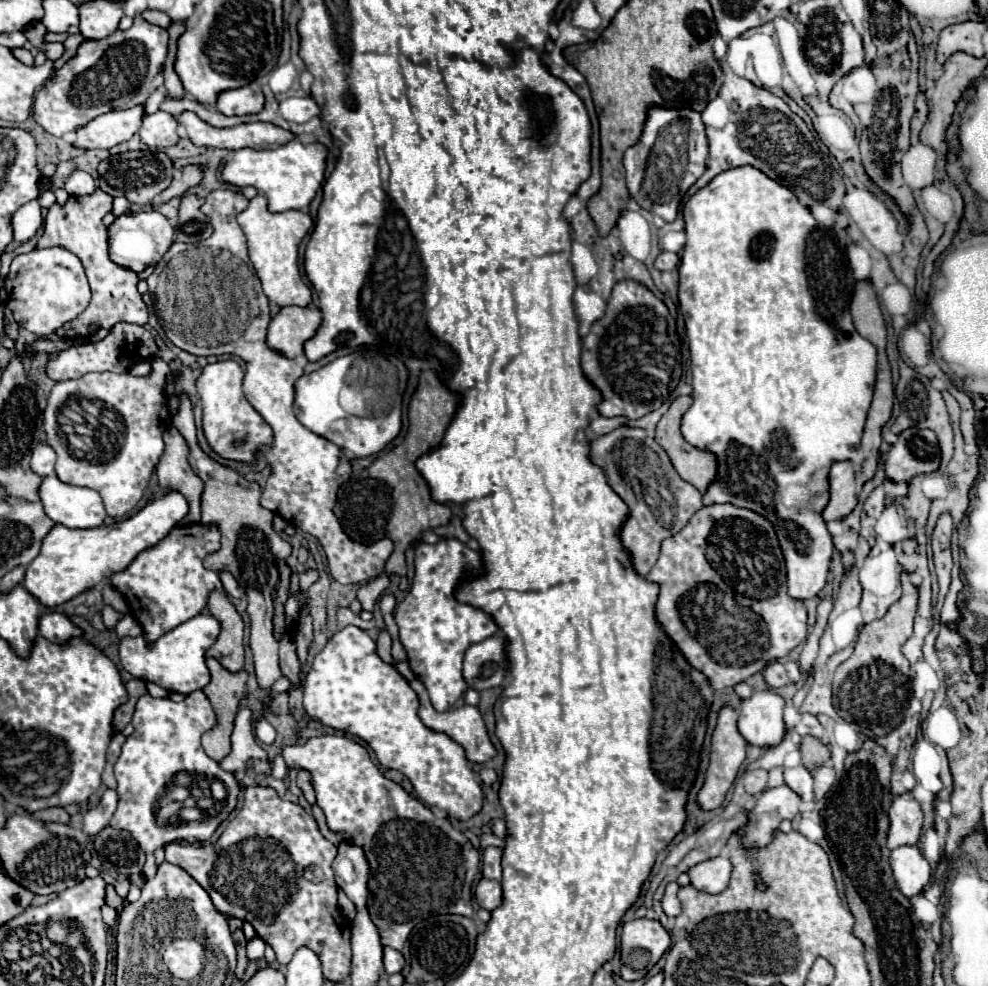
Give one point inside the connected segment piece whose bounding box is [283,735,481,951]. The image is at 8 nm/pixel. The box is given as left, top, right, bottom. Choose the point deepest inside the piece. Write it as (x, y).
(419, 864)

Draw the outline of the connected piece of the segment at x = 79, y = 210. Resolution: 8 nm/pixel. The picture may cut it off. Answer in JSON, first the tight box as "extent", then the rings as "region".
{"extent":[37,189,149,339],"region":[[[97,189],[93,195],[69,197],[65,207],[59,207],[55,203],[49,209],[49,215],[45,219],[43,237],[39,239],[37,249],[63,247],[63,249],[75,253],[85,267],[85,275],[89,279],[91,293],[93,293],[89,307],[81,315],[77,315],[73,321],[65,323],[57,331],[59,337],[65,337],[65,339],[73,339],[75,335],[87,337],[101,327],[111,329],[111,325],[115,325],[117,321],[145,325],[149,319],[147,305],[145,305],[141,293],[137,291],[137,283],[139,283],[137,273],[127,267],[121,267],[119,263],[111,261],[111,257],[109,257],[109,231],[103,225],[103,217],[107,215],[107,211],[111,211],[111,197],[105,195],[101,189]]]}

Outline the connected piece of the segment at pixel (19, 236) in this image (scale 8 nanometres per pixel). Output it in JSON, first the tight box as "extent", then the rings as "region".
{"extent":[13,199,43,243],"region":[[[37,199],[25,203],[13,215],[13,241],[23,243],[23,241],[31,239],[37,233],[37,229],[41,227],[41,223],[43,223],[43,217],[41,217],[41,207],[39,207]]]}

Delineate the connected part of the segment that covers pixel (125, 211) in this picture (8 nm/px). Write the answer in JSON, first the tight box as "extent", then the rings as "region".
{"extent":[113,197,133,217],"region":[[[115,197],[113,199],[113,215],[121,217],[121,215],[133,215],[133,207],[125,197]]]}

